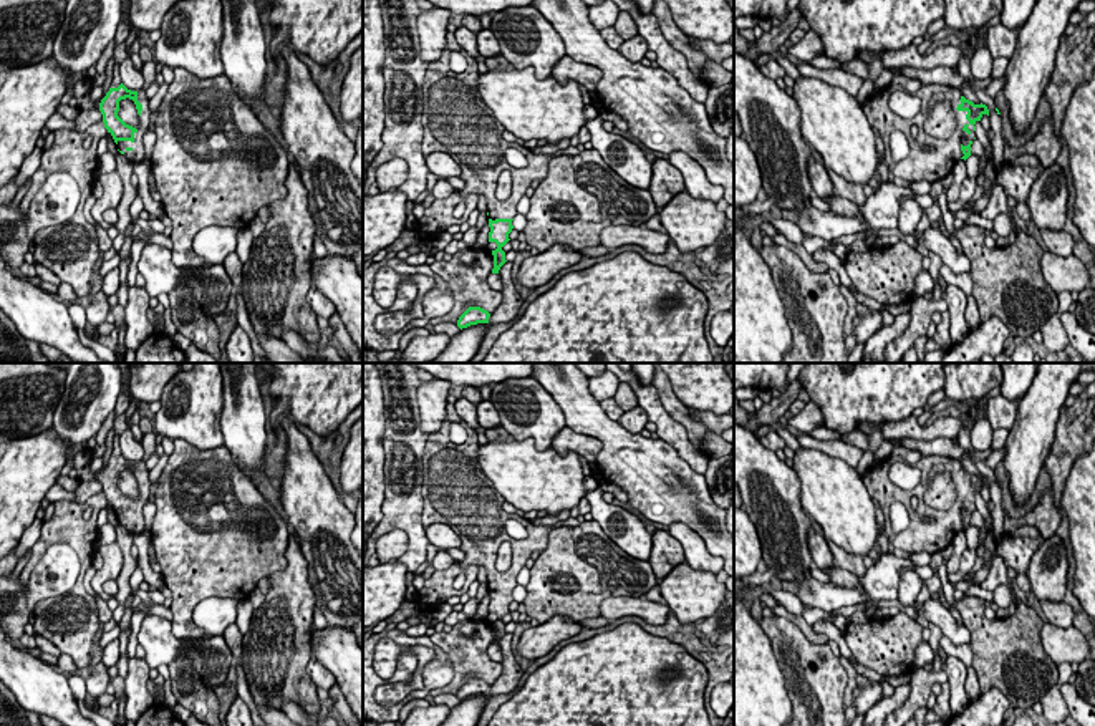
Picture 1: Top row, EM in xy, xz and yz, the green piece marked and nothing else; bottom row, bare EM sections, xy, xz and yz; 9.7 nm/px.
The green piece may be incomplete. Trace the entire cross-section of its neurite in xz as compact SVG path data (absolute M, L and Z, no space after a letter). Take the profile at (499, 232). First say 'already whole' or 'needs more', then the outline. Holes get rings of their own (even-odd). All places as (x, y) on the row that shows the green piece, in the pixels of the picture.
needs more | M447 31L446 48L437 61L427 65L422 83L422 154L441 151L449 154L461 166L461 179L465 182L461 196L477 194L487 199L489 212L489 242L495 242L497 249L492 250L494 269L492 273L499 273L500 267L507 262L502 247L510 240L509 234L514 225L512 220L519 214L517 204L525 196L533 181L543 181L548 174L548 162L558 156L576 156L580 151L576 146L568 146L555 154L535 154L533 151L517 143L509 143L502 138L505 128L497 121L492 109L484 103L477 88L479 68L477 60L470 58L457 43L456 35ZM452 51L459 51L467 58L467 68L462 73L454 73L449 66L449 56ZM509 148L519 149L527 157L525 167L512 167L505 161L505 151ZM502 171L512 174L512 194L505 201L495 197L499 176Z

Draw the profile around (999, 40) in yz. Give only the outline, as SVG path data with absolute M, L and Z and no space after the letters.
M1002 23L994 25L986 33L986 50L994 60L1001 56L1011 60L1015 50L1017 35L1017 30L1011 30Z

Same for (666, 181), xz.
M656 159L648 191L656 207L663 209L674 196L686 191L686 184L683 174L668 159Z

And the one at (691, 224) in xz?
M686 191L658 209L663 229L681 252L711 245L726 227L726 212L716 202L692 199Z

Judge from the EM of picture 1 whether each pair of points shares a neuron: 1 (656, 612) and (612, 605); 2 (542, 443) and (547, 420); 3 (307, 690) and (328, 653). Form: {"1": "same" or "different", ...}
{"1": "same", "2": "same", "3": "different"}

